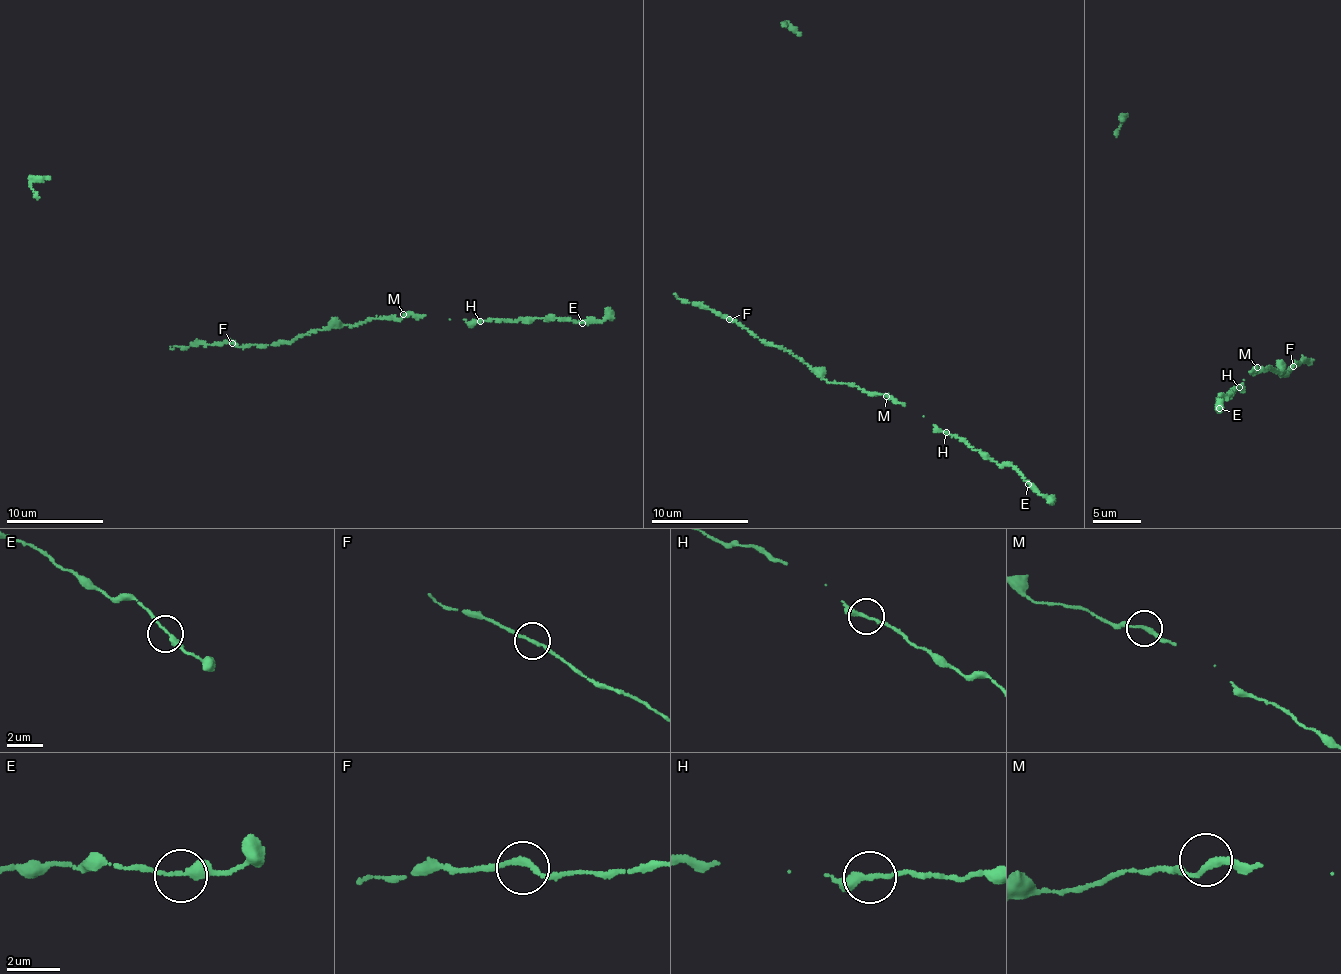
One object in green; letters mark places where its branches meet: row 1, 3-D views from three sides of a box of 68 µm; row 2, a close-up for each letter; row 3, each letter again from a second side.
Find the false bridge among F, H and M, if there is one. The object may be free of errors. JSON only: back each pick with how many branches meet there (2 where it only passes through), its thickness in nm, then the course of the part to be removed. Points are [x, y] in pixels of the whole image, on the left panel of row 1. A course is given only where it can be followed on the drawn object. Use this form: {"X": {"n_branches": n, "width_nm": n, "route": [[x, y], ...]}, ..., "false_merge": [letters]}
{"false_merge": []}

